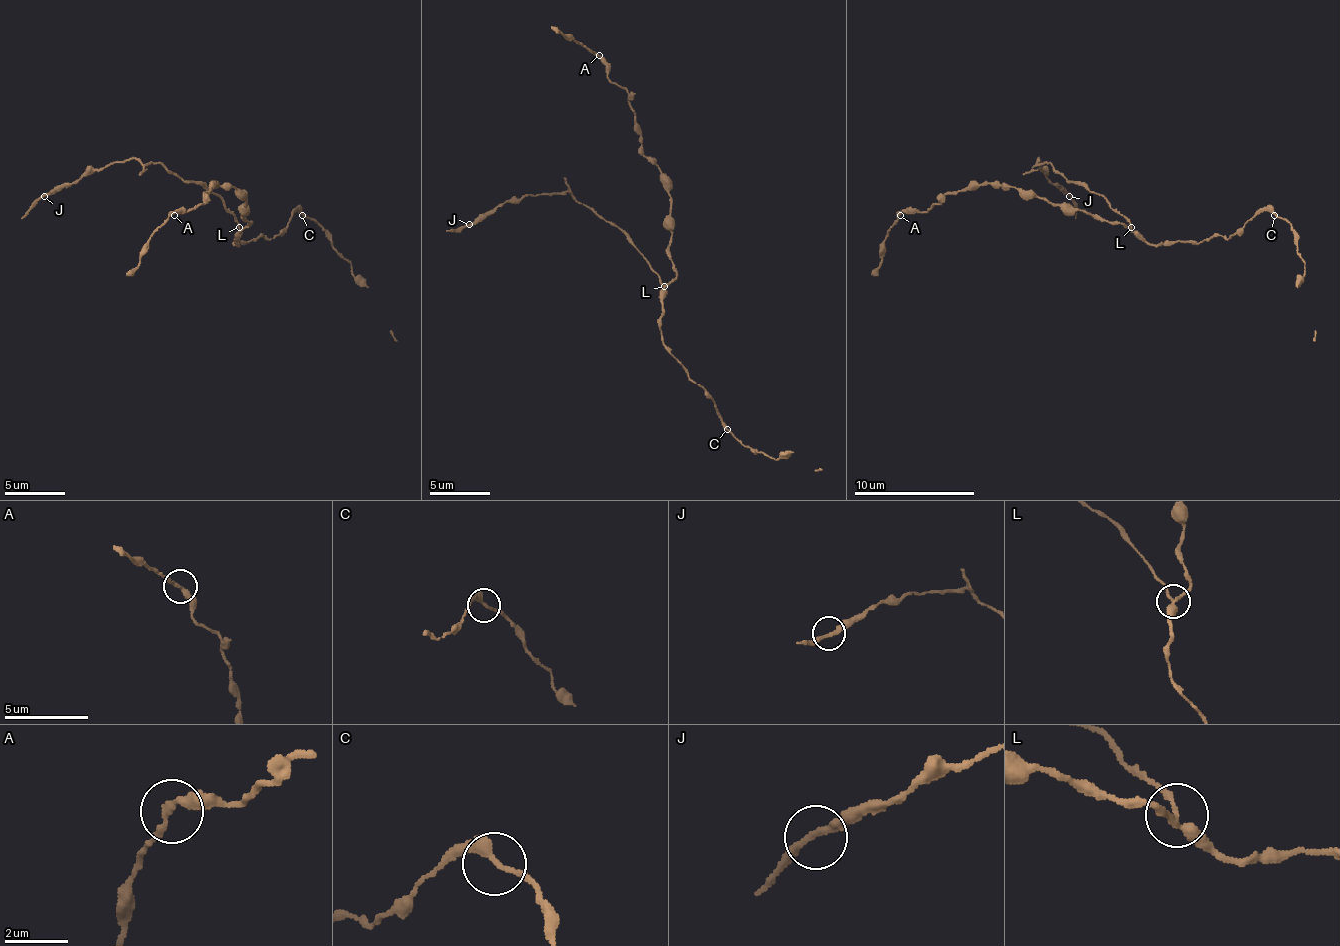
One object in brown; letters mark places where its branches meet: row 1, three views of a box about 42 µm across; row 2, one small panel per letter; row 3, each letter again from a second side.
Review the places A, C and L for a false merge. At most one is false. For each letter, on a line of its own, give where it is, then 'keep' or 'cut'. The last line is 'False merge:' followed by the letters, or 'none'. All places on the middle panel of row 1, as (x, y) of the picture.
A: (599, 55) | keep
C: (727, 429) | keep
L: (664, 286) | cut
False merge: L

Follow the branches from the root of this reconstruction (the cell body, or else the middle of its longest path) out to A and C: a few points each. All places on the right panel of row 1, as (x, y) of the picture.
A: (1126, 227), (1084, 212), (1063, 212), (999, 184), (951, 190), (924, 212), (900, 215)
C: (1126, 227), (1153, 245), (1171, 245), (1174, 242), (1207, 242), (1216, 236), (1228, 239), (1262, 212), (1274, 215)

